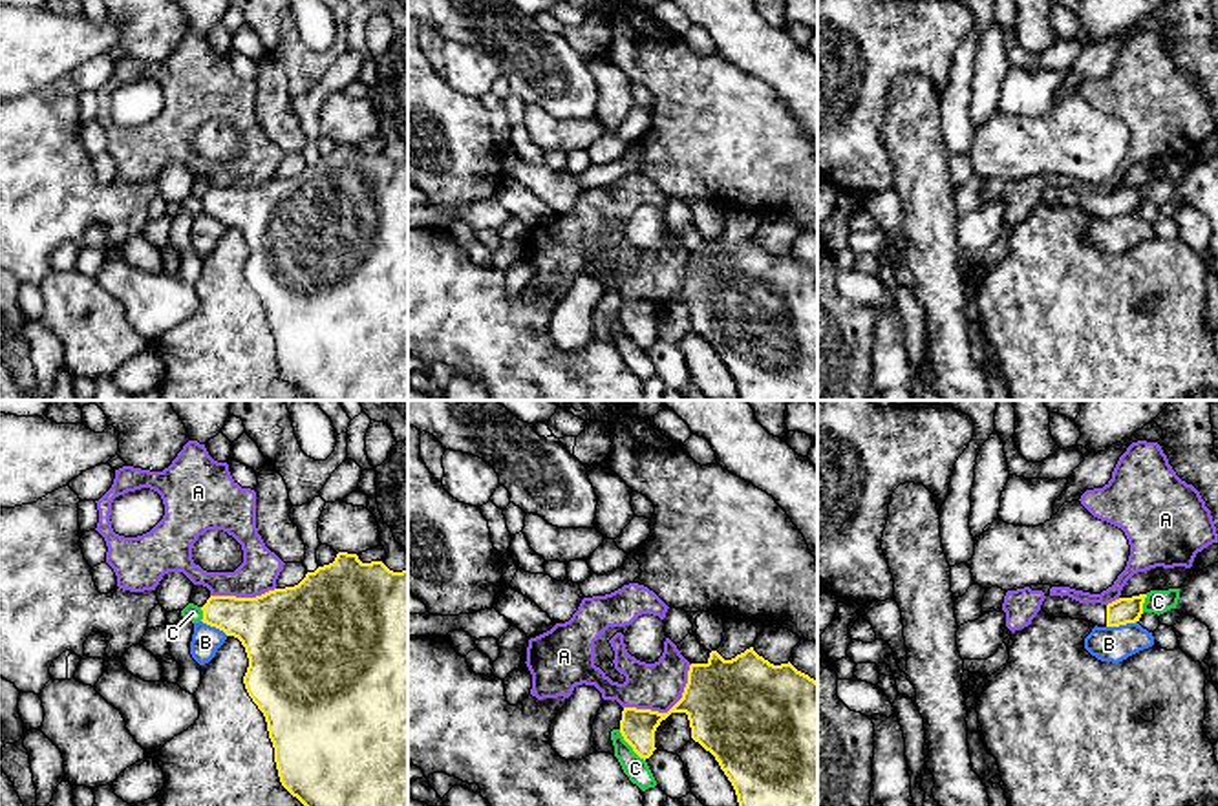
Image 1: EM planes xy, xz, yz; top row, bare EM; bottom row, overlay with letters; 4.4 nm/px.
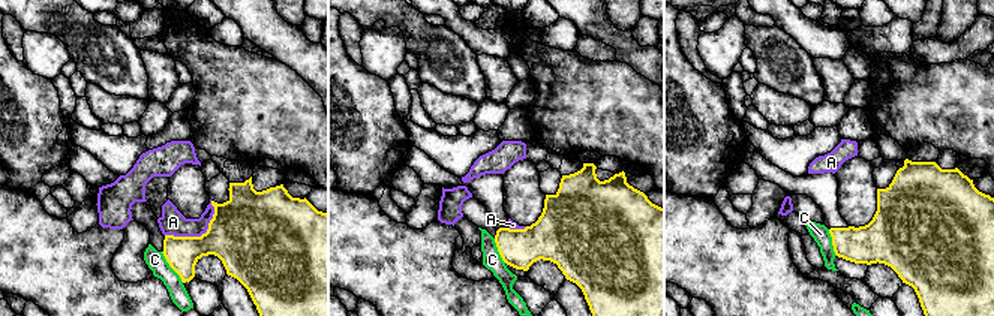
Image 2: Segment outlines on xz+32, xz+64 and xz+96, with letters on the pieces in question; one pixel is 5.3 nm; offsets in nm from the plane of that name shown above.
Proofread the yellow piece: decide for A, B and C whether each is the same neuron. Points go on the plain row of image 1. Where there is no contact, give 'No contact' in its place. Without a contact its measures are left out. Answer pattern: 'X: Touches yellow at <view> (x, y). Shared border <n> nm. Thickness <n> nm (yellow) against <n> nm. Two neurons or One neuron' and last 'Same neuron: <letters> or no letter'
A: Touches yellow at xz (670, 300). Shared border 360 nm. Thickness 360 nm (yellow) against 220 nm. Two neurons
B: Touches yellow at yz (1121, 214). Shared border 140 nm. Thickness 120 nm (yellow) against 160 nm. Two neurons
C: Touches yellow at xz (630, 335). Shared border 180 nm. Thickness 160 nm (yellow) against 100 nm. Two neurons
Same neuron: no letter

